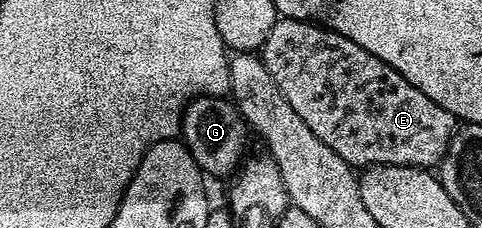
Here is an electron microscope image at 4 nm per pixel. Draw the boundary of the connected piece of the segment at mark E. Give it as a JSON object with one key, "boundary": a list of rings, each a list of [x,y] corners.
{"boundary":[[[282,17],[264,39],[260,56],[264,67],[268,67],[268,75],[276,79],[276,87],[280,95],[288,99],[292,111],[312,127],[312,135],[316,135],[320,143],[328,143],[328,147],[348,164],[355,167],[407,165],[429,170],[441,165],[456,128],[456,118],[444,111],[440,103],[432,103],[424,91],[412,87],[400,71],[388,67],[384,59],[376,59],[376,55],[352,43],[352,39],[313,21]]]}

